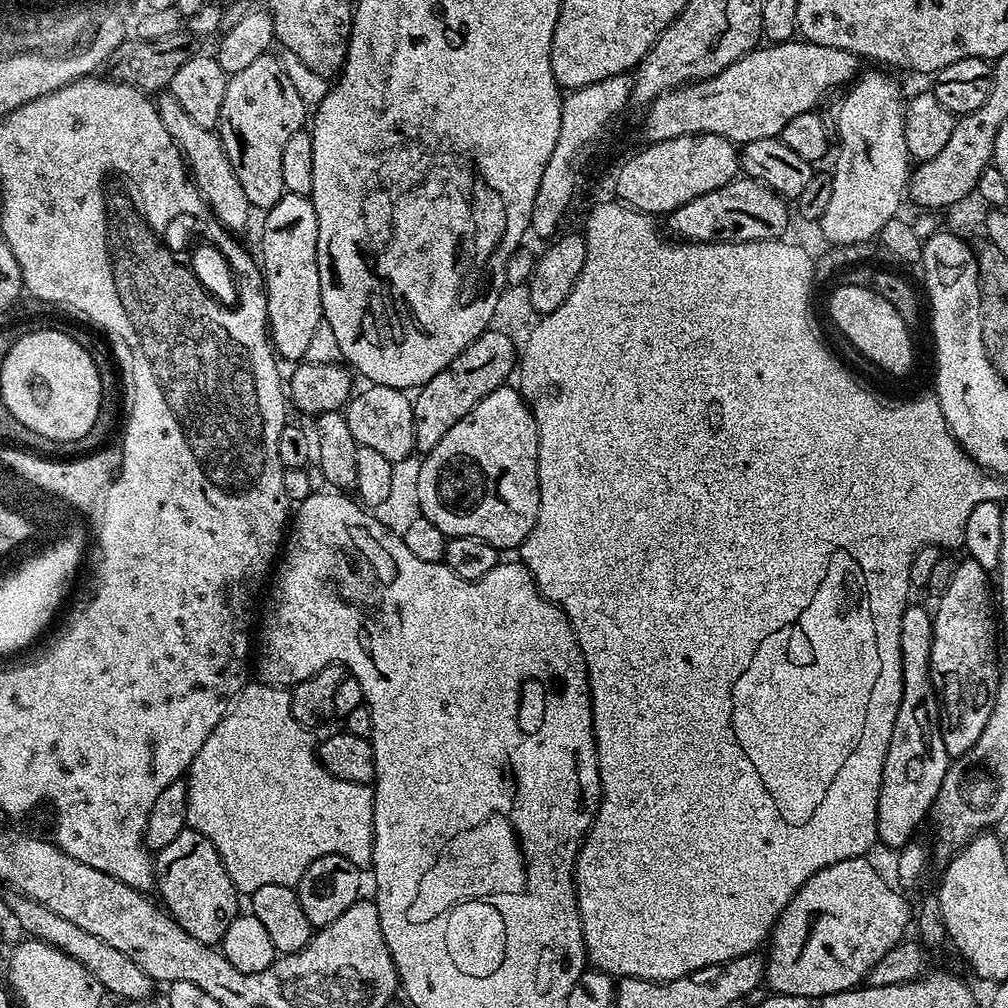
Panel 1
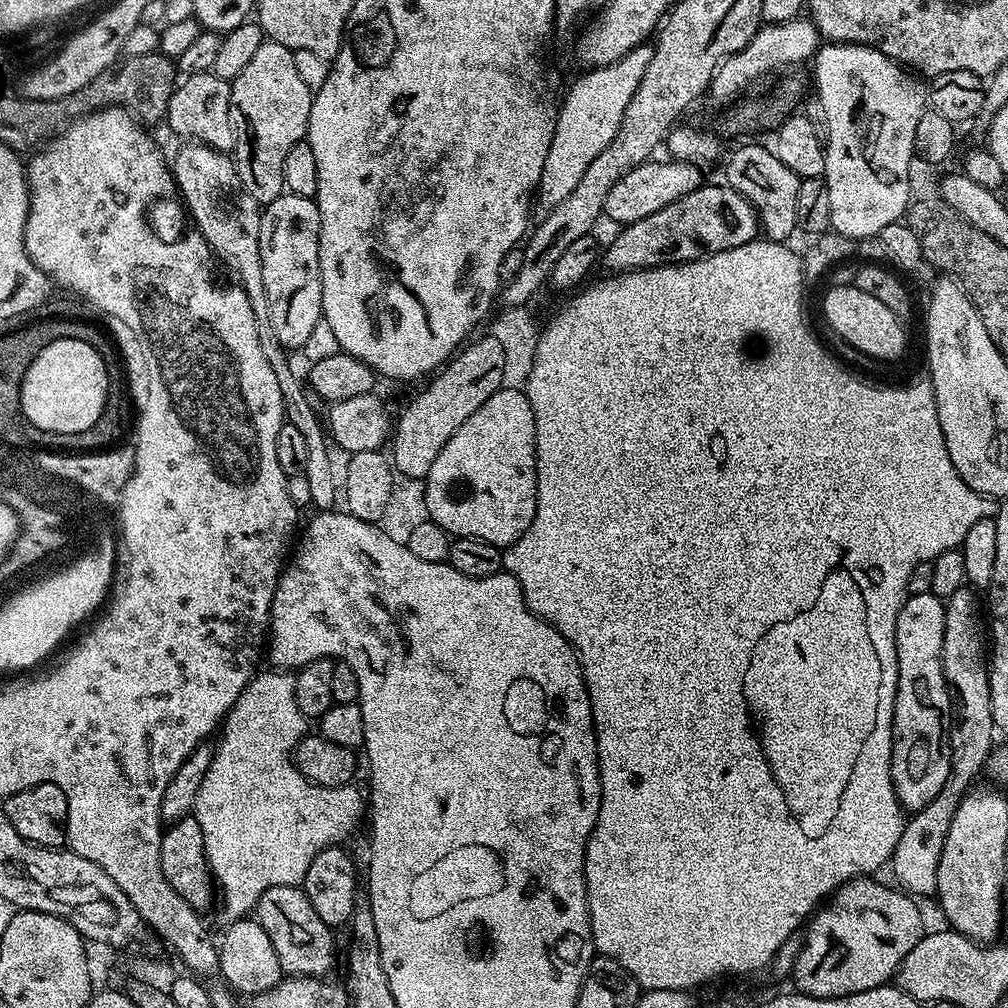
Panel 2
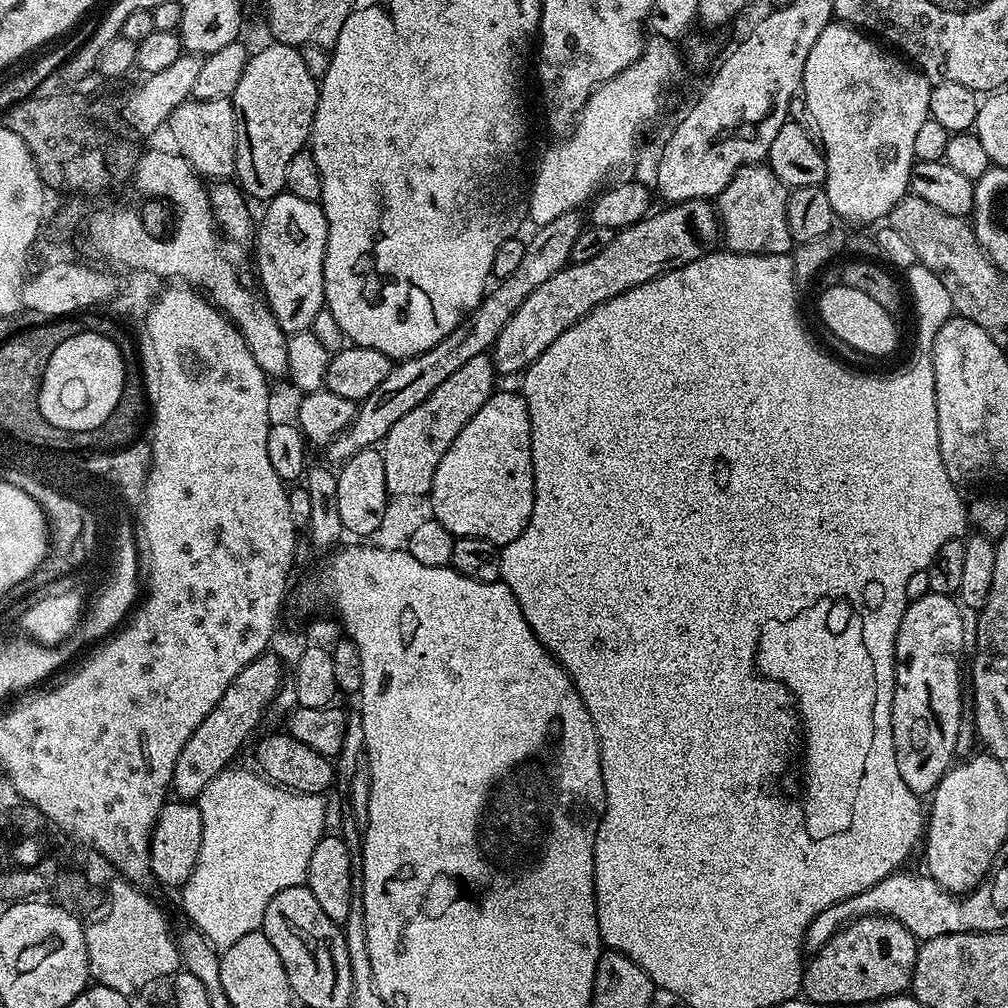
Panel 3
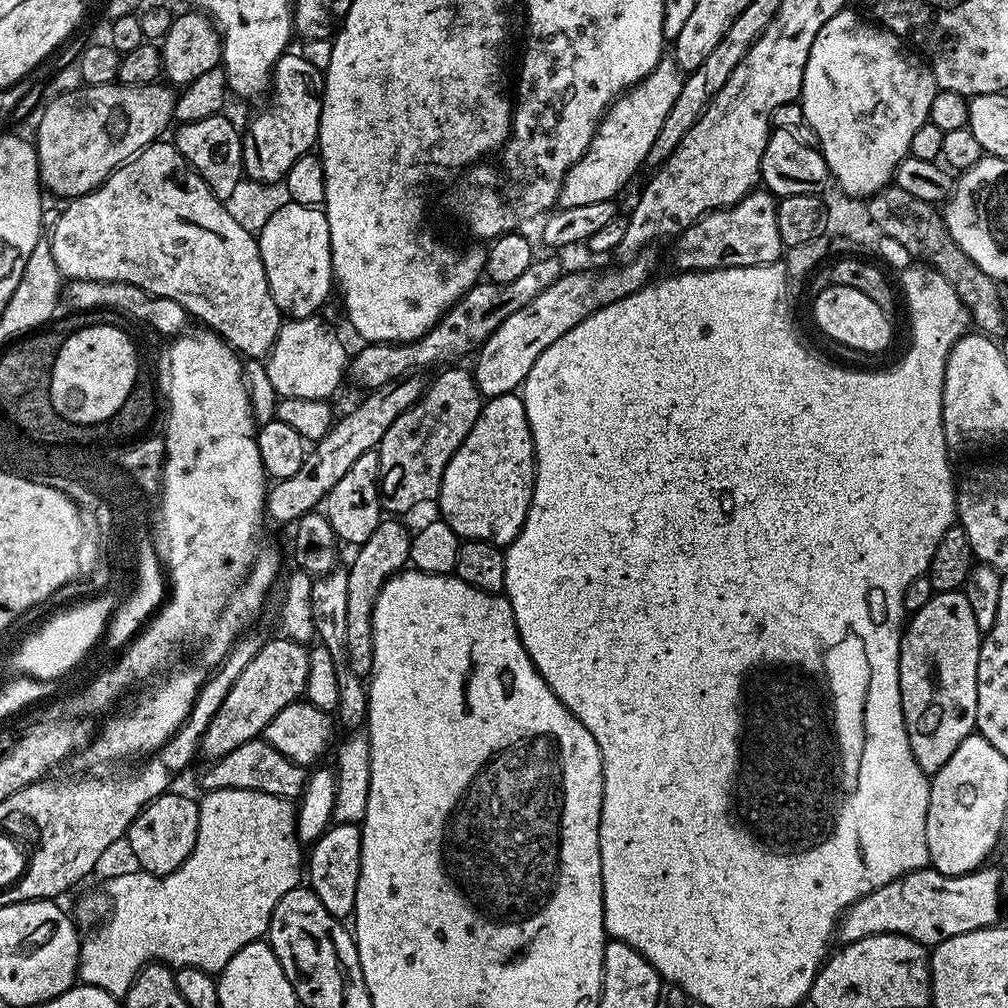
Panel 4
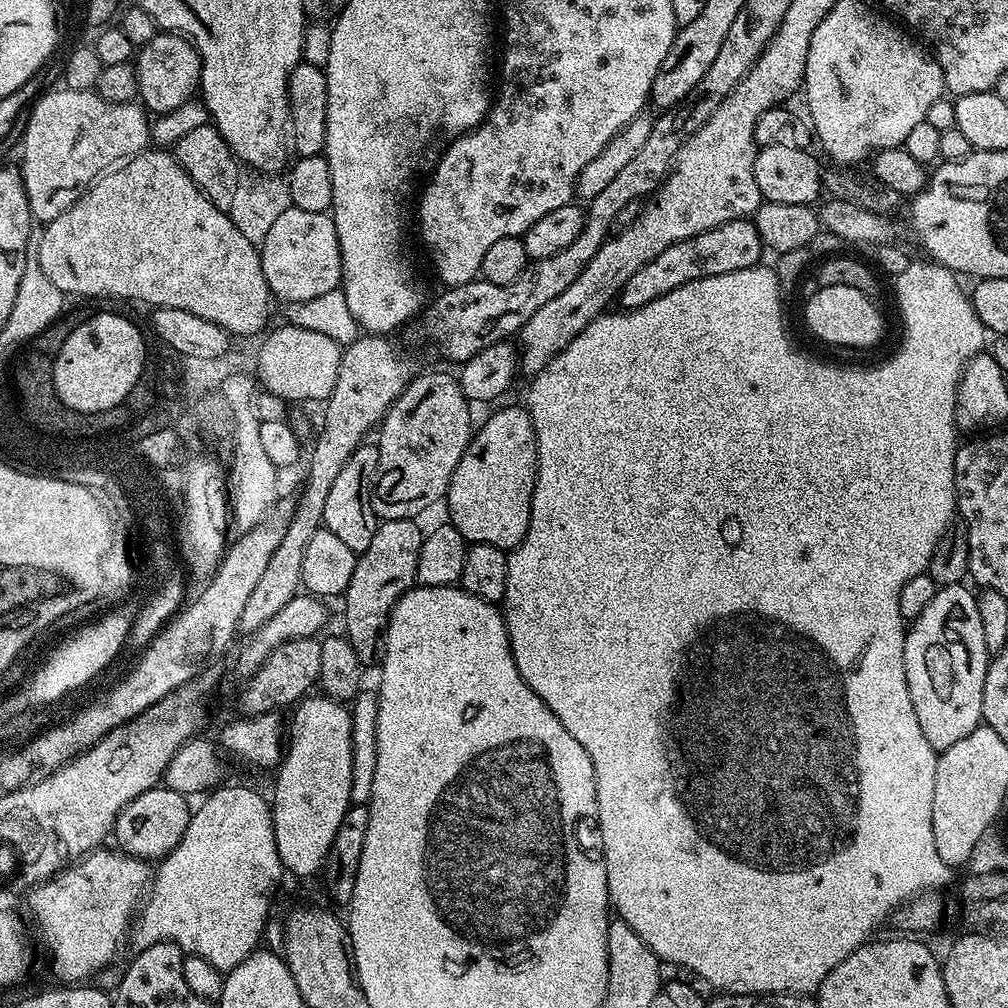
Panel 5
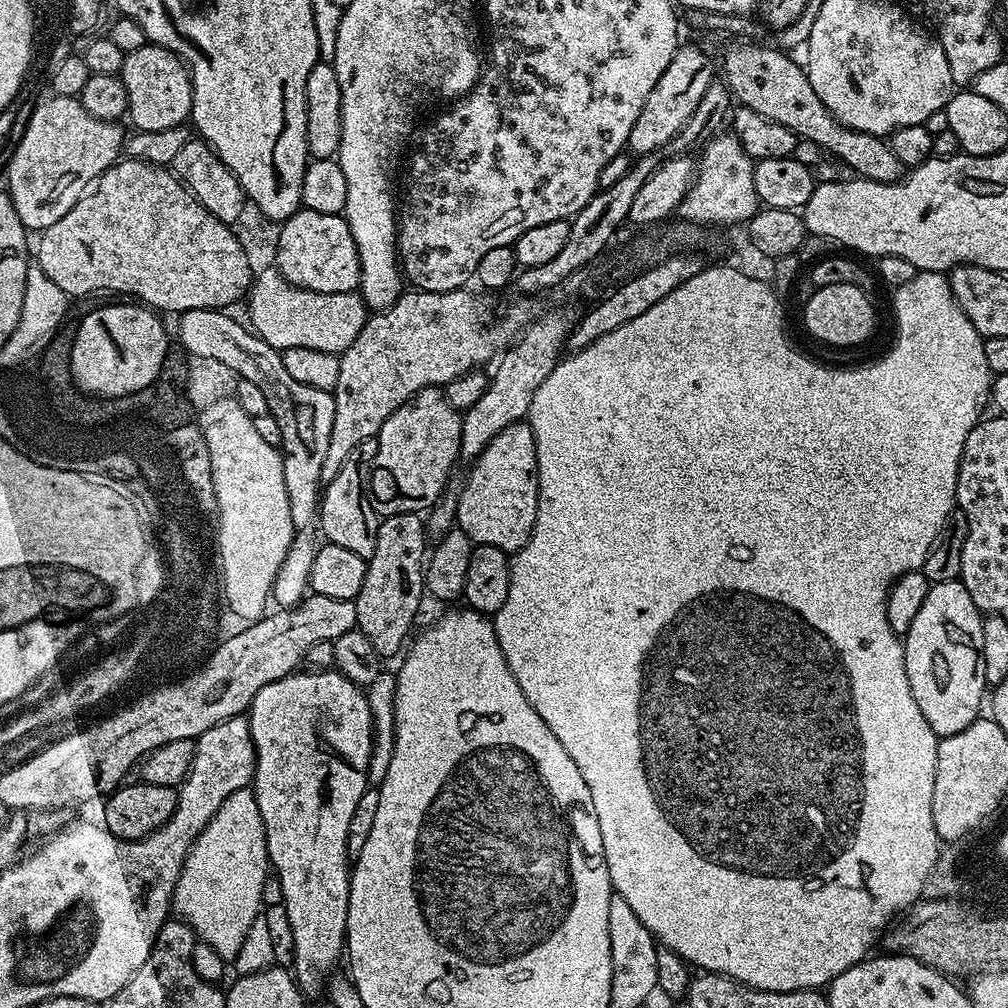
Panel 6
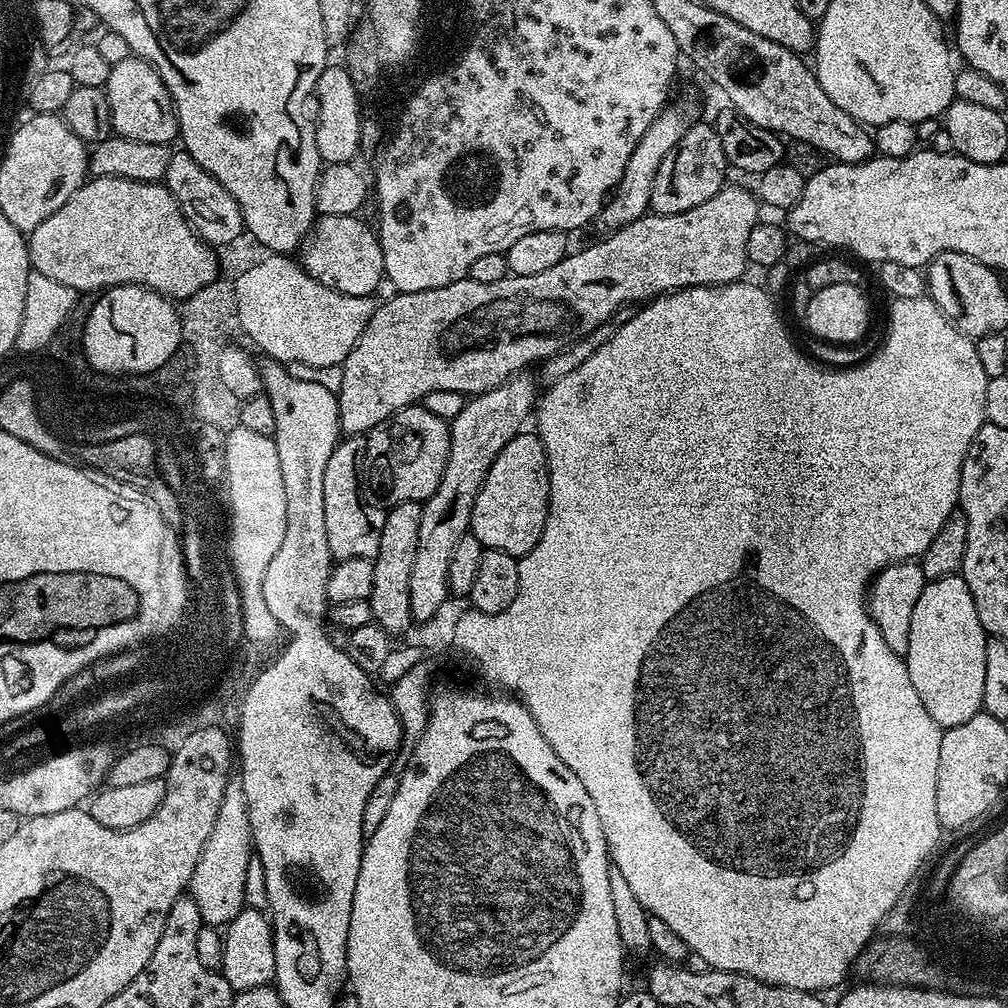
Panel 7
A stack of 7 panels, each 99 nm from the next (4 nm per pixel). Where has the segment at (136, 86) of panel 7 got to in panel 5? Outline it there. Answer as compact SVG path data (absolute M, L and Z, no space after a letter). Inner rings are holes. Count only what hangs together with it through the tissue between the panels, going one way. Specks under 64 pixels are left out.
M157 31L156 36L135 53L134 67L140 87L138 100L149 113L173 112L197 95L200 86L200 54L187 36L178 32Z

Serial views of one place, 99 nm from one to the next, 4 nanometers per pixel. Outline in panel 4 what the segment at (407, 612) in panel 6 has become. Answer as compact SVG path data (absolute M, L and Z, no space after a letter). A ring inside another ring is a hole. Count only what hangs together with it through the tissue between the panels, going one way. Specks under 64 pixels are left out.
M384 518L374 530L374 534L370 534L370 538L366 538L366 542L355 549L356 557L353 558L352 564L347 565L349 582L347 583L346 638L350 667L361 678L371 673L374 662L374 646L372 645L374 602L384 583L409 563L408 555L411 545L412 532L409 531L408 525L396 518Z

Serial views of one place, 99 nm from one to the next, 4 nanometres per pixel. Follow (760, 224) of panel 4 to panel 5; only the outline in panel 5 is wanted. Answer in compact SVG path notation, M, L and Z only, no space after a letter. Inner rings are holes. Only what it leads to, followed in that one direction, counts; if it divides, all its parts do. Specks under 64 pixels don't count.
M751 219L728 221L724 225L714 226L713 229L697 236L674 242L653 261L635 271L630 277L630 282L622 286L618 297L619 307L624 310L641 308L654 302L654 298L670 294L670 290L678 290L678 286L686 286L686 282L718 274L734 274L734 270L757 267L761 263L760 255L765 255L765 252L765 246L760 241L756 225Z

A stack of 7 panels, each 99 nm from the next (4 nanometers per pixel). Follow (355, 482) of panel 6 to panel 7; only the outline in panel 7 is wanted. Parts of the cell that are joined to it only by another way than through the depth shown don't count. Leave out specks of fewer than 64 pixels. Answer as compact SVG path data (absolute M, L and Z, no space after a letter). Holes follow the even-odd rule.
M345 435L336 445L334 454L330 454L330 462L326 462L326 474L322 477L322 506L326 508L326 542L336 560L366 558L373 561L378 554L378 542L382 542L385 509L368 503L362 491L365 443L363 435Z

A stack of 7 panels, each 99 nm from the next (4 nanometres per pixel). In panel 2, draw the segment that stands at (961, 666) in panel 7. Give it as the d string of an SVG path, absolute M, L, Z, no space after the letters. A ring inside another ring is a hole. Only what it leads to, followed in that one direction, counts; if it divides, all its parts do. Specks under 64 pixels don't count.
M934 593L911 594L898 610L896 623L896 657L898 658L898 682L896 701L892 715L892 785L905 813L911 814L925 808L948 781L952 761L948 754L946 713L950 708L948 684L942 674L942 634L946 630L945 601Z

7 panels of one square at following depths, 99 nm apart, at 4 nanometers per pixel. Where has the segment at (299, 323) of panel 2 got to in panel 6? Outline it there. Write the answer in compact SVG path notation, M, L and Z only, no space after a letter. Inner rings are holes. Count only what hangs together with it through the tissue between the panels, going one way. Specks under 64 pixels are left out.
M301 207L289 220L279 225L277 272L294 286L318 294L355 292L360 286L360 259L343 215L318 214Z

